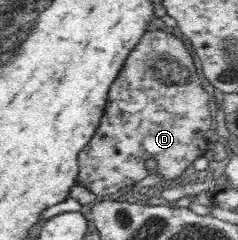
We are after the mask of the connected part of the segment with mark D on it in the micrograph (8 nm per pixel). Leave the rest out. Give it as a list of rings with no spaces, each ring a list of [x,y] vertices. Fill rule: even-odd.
[[[161,29],[146,31],[127,58],[108,92],[104,118],[100,120],[96,134],[80,152],[77,160],[79,172],[76,184],[84,185],[98,197],[116,194],[146,178],[150,174],[146,168],[148,160],[157,162],[156,174],[160,177],[172,179],[180,176],[196,158],[204,156],[209,145],[204,135],[215,125],[210,115],[210,98],[204,80],[198,79],[193,58],[184,46],[184,40]]]

